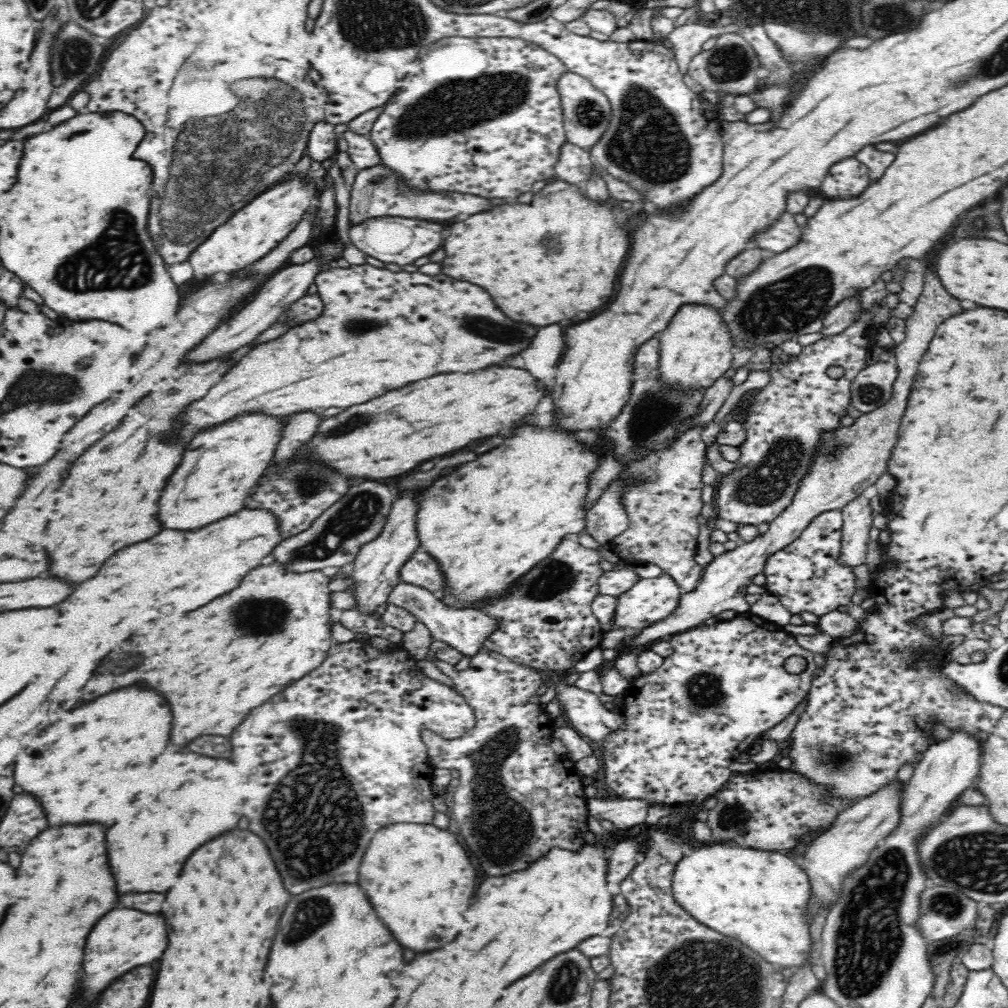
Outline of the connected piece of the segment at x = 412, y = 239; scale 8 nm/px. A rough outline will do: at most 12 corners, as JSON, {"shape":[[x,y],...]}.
{"shape":[[384,216],[350,226],[367,256],[403,267],[442,246],[434,220]]}

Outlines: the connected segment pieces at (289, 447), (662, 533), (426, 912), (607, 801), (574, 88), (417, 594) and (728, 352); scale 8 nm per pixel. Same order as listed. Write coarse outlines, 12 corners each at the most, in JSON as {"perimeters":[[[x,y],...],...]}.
{"perimeters":[[[294,414],[276,462],[284,462],[316,432],[320,418]],[[706,424],[626,470],[607,546],[694,590]],[[390,823],[360,884],[402,946],[454,940],[476,892],[466,848]],[[588,797],[589,815],[626,830],[646,823],[651,801]],[[586,77],[556,80],[567,140],[590,150],[611,104]],[[402,580],[389,602],[470,656],[497,620]],[[678,307],[659,341],[669,386],[710,388],[733,364],[720,309]]]}

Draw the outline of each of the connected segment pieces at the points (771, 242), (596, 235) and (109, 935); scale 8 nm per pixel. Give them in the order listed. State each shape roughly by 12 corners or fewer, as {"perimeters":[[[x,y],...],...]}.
{"perimeters":[[[787,210],[752,246],[786,252],[802,240],[803,226]],[[554,177],[452,224],[444,274],[546,326],[614,294],[630,232]],[[108,912],[90,932],[84,956],[90,982],[162,958],[162,912]]]}

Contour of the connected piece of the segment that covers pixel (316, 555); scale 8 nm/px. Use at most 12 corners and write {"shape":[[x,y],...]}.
{"shape":[[366,479],[264,561],[298,572],[354,561],[395,495]]}

